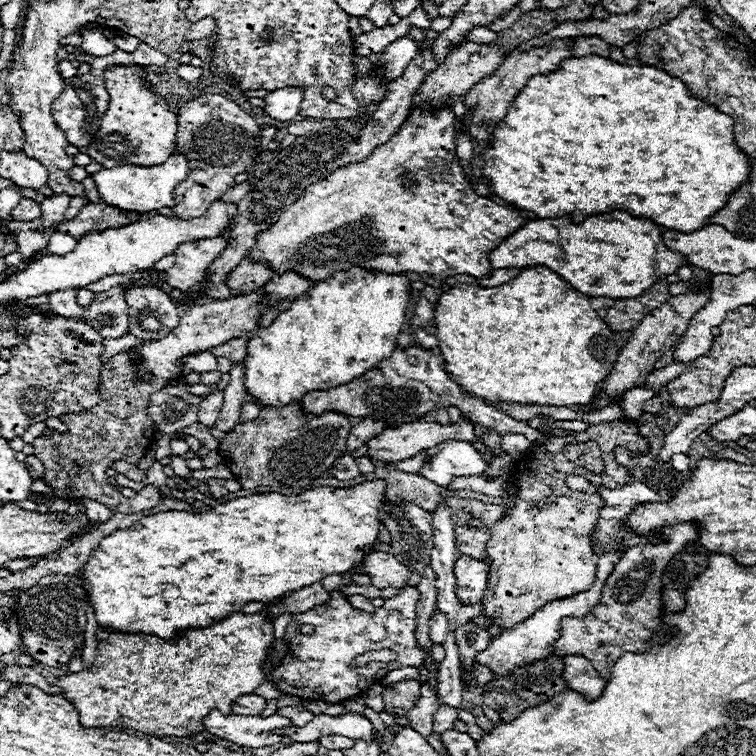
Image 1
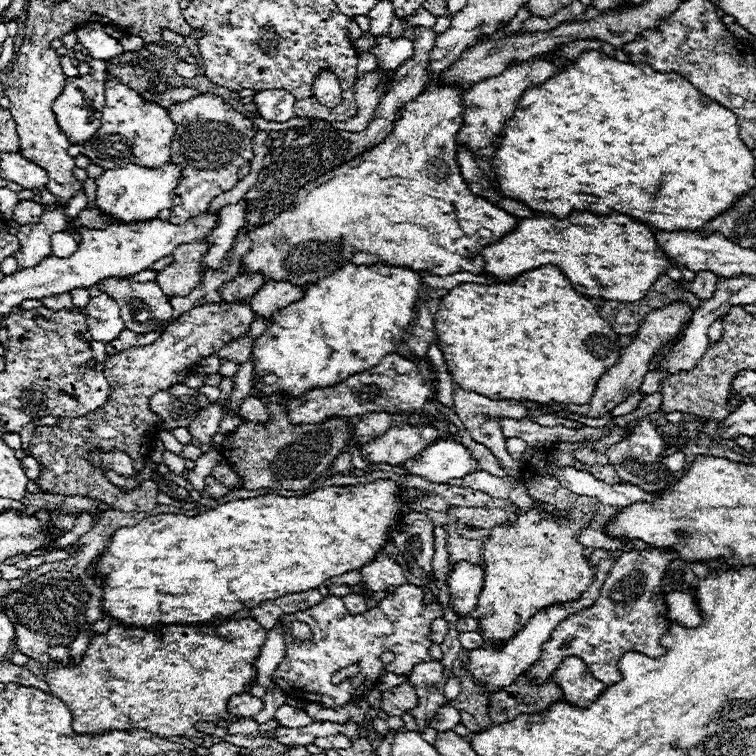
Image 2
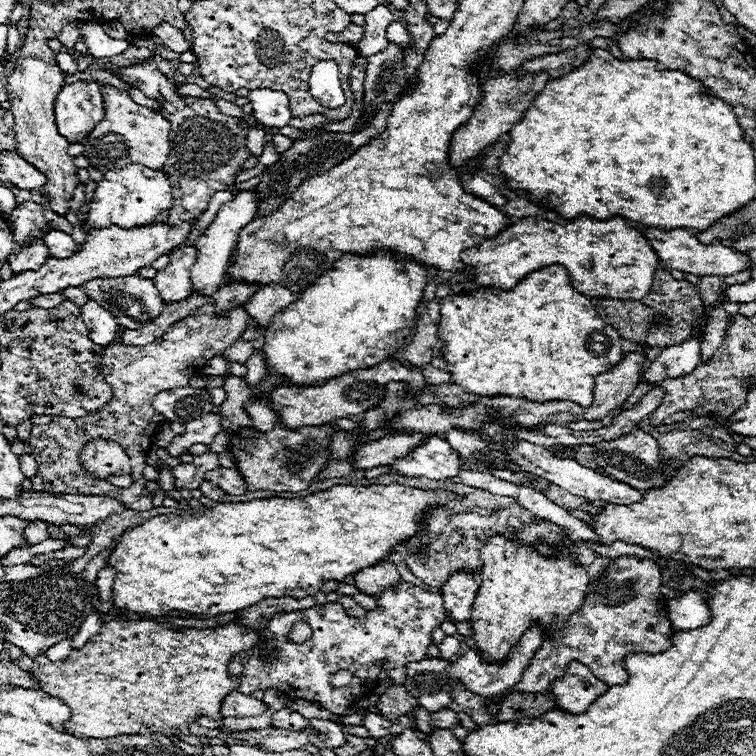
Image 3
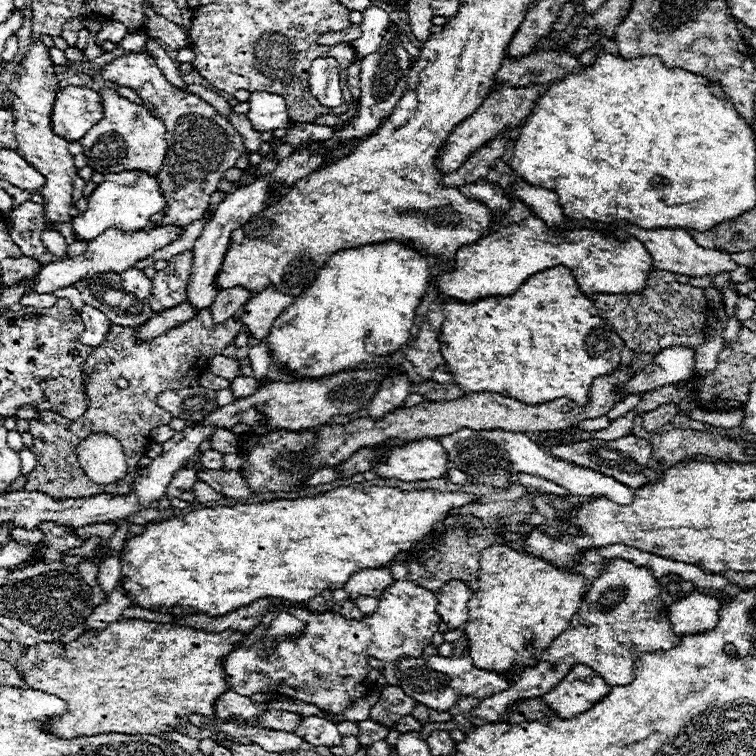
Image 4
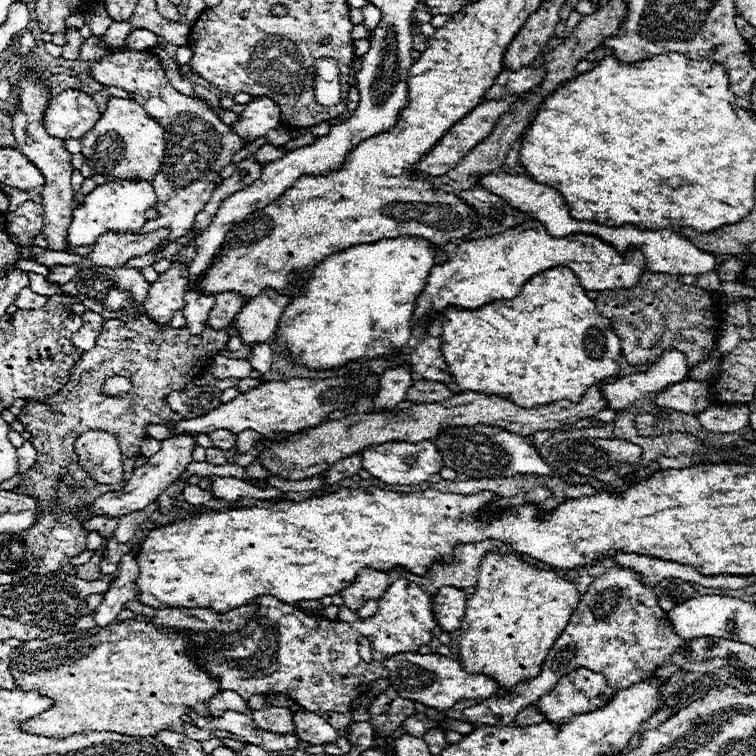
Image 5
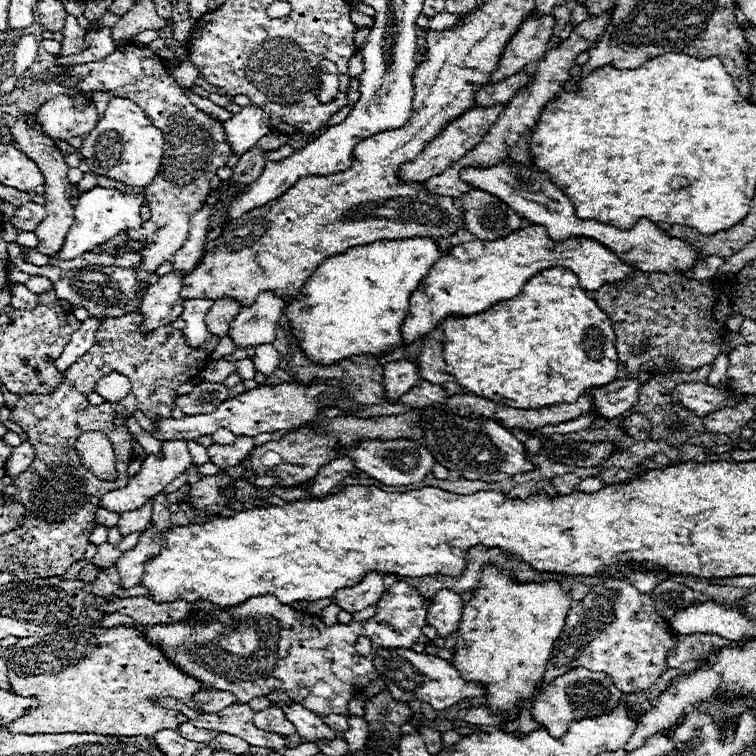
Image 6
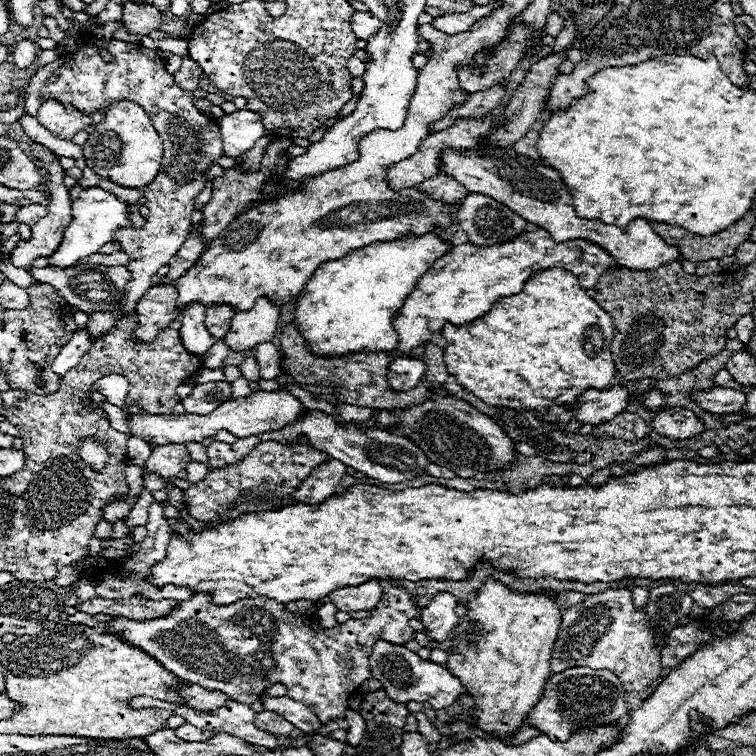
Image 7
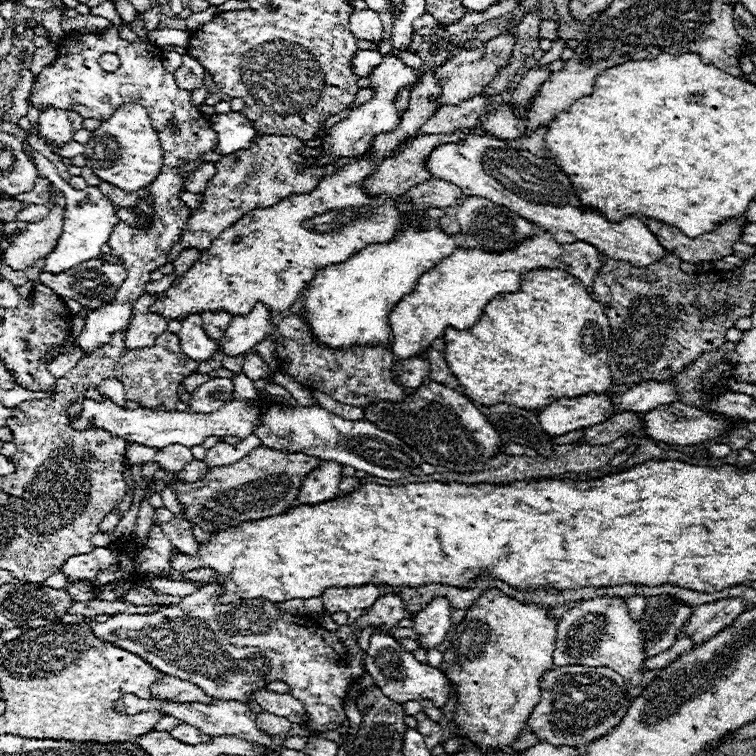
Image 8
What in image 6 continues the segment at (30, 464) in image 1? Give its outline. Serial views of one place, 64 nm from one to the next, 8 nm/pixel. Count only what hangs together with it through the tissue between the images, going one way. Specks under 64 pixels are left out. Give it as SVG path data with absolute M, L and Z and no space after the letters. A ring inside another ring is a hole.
M22 442L20 446L16 446L12 450L12 456L10 456L8 464L6 464L6 474L8 476L16 476L16 474L24 472L30 466L32 458L34 458L34 450L30 450L30 444Z

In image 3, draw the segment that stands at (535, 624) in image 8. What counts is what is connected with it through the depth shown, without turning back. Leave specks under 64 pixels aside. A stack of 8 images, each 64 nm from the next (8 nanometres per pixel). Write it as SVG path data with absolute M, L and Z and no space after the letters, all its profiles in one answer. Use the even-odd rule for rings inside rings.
M530 522L530 524L522 524L516 532L516 536L504 536L504 534L494 534L486 546L482 548L482 570L480 570L480 590L474 598L472 604L472 634L476 644L476 650L480 650L484 654L484 658L488 658L490 662L502 662L508 654L514 642L520 640L520 636L526 632L528 624L532 624L534 620L540 620L540 624L544 628L550 628L550 634L554 634L556 630L560 630L564 626L564 622L568 620L570 614L574 614L584 598L586 598L586 588L590 584L590 576L586 572L586 568L582 564L576 564L574 560L578 558L572 552L572 544L566 544L566 532L548 522ZM536 542L544 542L548 546L560 548L560 552L556 552L554 556L542 556L534 544Z

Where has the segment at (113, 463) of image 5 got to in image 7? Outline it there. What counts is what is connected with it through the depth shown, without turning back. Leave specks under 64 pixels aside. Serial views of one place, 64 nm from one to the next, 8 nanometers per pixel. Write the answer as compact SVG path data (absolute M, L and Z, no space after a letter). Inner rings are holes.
M84 438L80 442L80 458L84 458L84 462L92 466L92 470L96 468L100 472L104 470L104 464L108 462L108 450L96 438Z

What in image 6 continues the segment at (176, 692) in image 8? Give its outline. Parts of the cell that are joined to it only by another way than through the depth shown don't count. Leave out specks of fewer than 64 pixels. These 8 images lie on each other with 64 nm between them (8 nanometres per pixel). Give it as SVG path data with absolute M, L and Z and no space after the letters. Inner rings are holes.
M204 690L194 694L194 700L200 704L200 708L206 714L216 714L218 710L224 710L224 706L232 706L232 702L238 702L238 698L224 690Z

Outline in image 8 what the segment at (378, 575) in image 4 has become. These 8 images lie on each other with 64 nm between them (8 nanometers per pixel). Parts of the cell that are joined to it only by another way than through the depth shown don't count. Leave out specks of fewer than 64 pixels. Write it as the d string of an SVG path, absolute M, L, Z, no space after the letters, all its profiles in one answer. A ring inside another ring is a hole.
M366 584L366 586L352 586L340 590L326 590L322 598L324 598L324 608L330 614L366 610L374 606L374 602L380 598L380 588L376 584Z

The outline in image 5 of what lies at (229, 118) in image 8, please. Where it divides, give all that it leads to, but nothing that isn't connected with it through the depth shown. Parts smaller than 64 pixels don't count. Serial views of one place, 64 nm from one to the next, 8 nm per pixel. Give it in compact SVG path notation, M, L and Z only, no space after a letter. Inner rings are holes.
M252 98L246 104L246 110L240 114L240 122L234 124L232 130L242 136L244 142L252 142L278 126L282 126L278 102L272 98Z

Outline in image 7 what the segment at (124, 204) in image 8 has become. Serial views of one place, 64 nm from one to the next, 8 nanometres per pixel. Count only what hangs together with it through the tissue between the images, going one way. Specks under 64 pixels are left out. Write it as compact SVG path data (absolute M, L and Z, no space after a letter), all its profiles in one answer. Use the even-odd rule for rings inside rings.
M100 178L98 186L104 188L104 190L110 190L114 194L118 194L118 198L124 200L124 202L128 202L128 204L136 204L142 198L140 190L136 190L136 188L124 188L124 186L120 186L120 184L112 182L112 180L106 180L106 178Z

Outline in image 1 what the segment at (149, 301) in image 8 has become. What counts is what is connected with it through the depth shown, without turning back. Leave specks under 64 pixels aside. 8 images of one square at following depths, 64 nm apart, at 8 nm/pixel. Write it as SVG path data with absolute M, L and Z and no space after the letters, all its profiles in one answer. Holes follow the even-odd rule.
M210 238L200 242L184 242L176 248L174 266L166 272L166 280L170 286L180 290L190 290L200 284L206 268L220 256L220 252L228 246L228 240Z

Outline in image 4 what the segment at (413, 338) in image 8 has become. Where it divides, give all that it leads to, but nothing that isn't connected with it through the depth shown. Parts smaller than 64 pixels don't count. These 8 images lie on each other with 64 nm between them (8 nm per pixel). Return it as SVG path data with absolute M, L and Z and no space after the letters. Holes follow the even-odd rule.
M530 216L470 246L462 246L450 274L436 276L436 284L448 298L476 302L486 296L510 296L528 276L558 264L572 270L582 294L634 294L646 286L652 270L652 256L634 236L618 240L614 228L556 230L546 226L540 218Z

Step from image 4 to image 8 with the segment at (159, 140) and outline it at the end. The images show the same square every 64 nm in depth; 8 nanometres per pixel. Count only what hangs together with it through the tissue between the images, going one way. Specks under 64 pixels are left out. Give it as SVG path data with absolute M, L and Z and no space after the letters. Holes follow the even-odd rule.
M122 104L108 120L102 120L100 128L96 128L86 142L84 158L88 162L86 166L92 168L100 180L126 192L136 192L152 184L162 168L162 146L146 108L140 104Z

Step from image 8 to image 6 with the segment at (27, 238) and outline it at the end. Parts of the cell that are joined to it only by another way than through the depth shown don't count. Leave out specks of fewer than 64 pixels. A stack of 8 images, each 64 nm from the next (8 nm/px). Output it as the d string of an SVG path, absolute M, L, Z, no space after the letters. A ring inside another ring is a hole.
M22 114L16 118L14 126L12 126L12 136L14 142L20 150L24 150L24 154L28 154L28 158L32 158L32 162L36 162L36 166L40 166L40 172L44 174L46 182L44 182L44 200L46 200L46 218L40 222L40 226L36 228L36 236L40 238L40 246L36 248L38 252L46 254L46 256L54 256L58 254L58 250L62 250L64 246L64 238L68 228L74 222L74 206L70 204L72 200L72 186L68 182L68 164L64 162L64 152L60 152L54 144L54 140L50 136L46 136L42 130L30 128L26 124L28 116L36 116L36 114Z

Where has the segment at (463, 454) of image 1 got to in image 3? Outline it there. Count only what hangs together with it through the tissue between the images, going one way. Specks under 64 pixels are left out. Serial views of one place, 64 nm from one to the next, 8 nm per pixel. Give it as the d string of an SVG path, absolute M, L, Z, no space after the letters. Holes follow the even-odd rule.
M430 436L422 446L406 458L396 460L390 468L402 476L423 476L432 480L450 479L462 470L460 454L440 436Z

